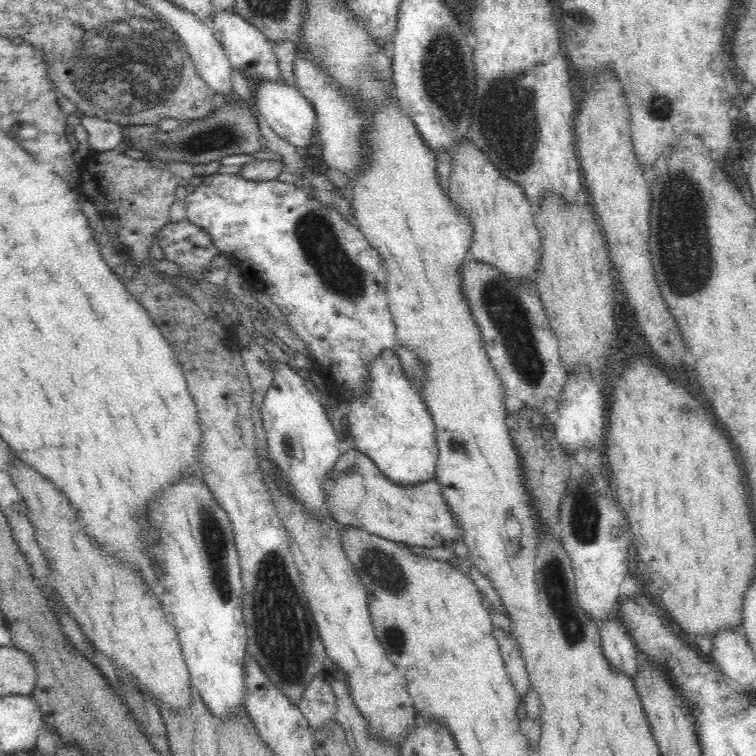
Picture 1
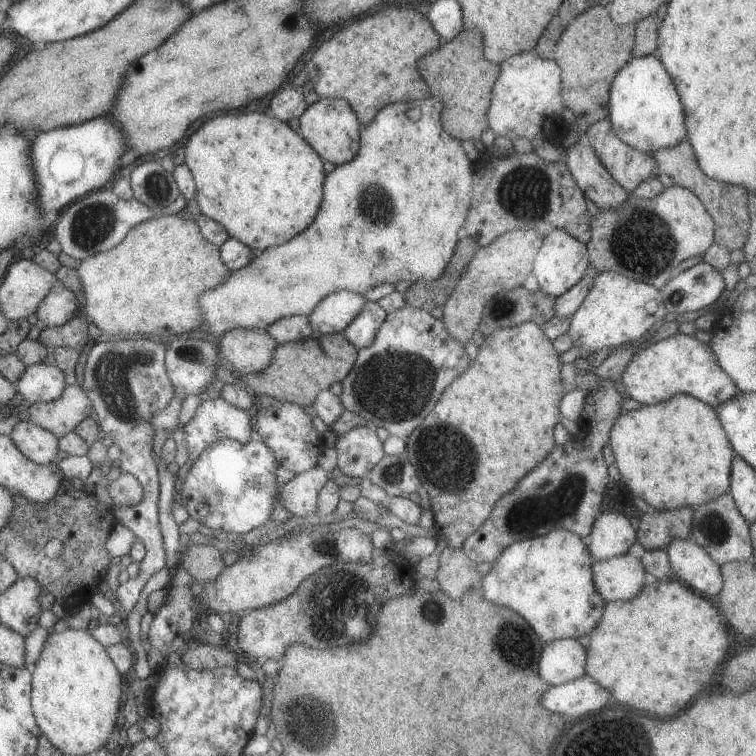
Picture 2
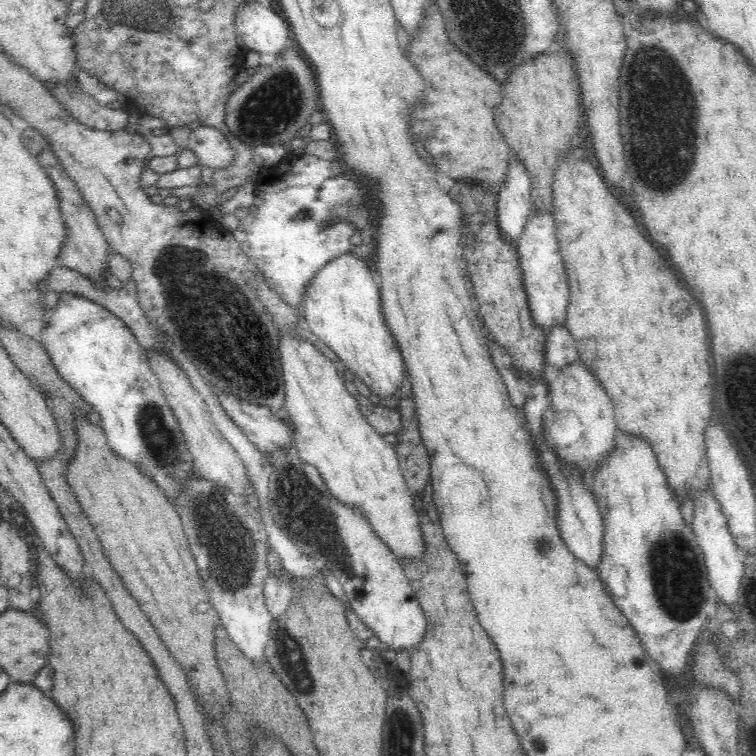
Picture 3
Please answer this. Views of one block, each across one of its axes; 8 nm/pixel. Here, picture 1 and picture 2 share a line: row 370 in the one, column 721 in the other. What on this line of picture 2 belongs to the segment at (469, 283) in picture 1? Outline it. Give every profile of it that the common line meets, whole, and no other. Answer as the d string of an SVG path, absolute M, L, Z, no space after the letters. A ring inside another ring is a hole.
M727 493L694 508L689 540L692 540L702 549L706 550L708 556L718 566L722 567L722 564L726 564L726 562L743 562L753 559L750 528L751 524L738 511L734 498L730 493Z

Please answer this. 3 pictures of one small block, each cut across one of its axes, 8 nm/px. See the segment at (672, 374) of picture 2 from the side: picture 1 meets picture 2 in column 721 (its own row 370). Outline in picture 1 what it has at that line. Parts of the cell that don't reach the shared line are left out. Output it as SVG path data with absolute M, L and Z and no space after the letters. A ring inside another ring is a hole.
M384 350L376 360L368 364L368 383L367 395L352 395L349 401L350 412L346 420L350 423L350 434L355 440L354 448L370 457L382 474L397 484L412 486L435 480L438 456L435 424L422 400L421 391L409 382L393 350Z

